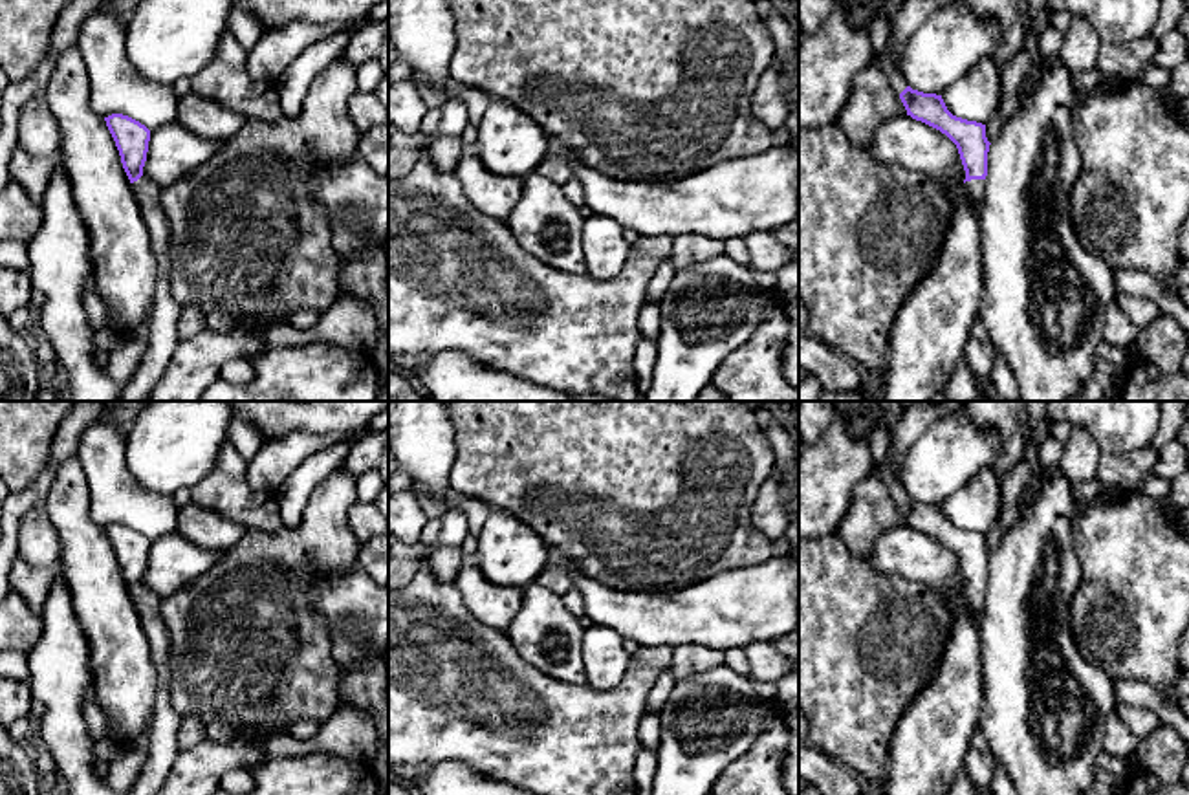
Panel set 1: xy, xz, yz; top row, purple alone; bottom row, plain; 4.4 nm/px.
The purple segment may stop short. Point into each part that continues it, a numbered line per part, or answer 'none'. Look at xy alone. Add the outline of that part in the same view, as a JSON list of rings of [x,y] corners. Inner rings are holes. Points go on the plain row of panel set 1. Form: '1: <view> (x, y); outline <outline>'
1: xy (162, 744); outline [[[143,584],[132,594],[132,601],[148,637],[150,656],[158,672],[158,689],[147,736],[148,758],[125,795],[158,795],[180,753],[176,736],[181,718],[176,714],[169,694],[169,632],[159,617],[161,597]]]

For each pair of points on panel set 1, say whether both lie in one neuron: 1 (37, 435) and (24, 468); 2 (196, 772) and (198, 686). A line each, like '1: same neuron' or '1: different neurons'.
1: same neuron
2: different neurons

